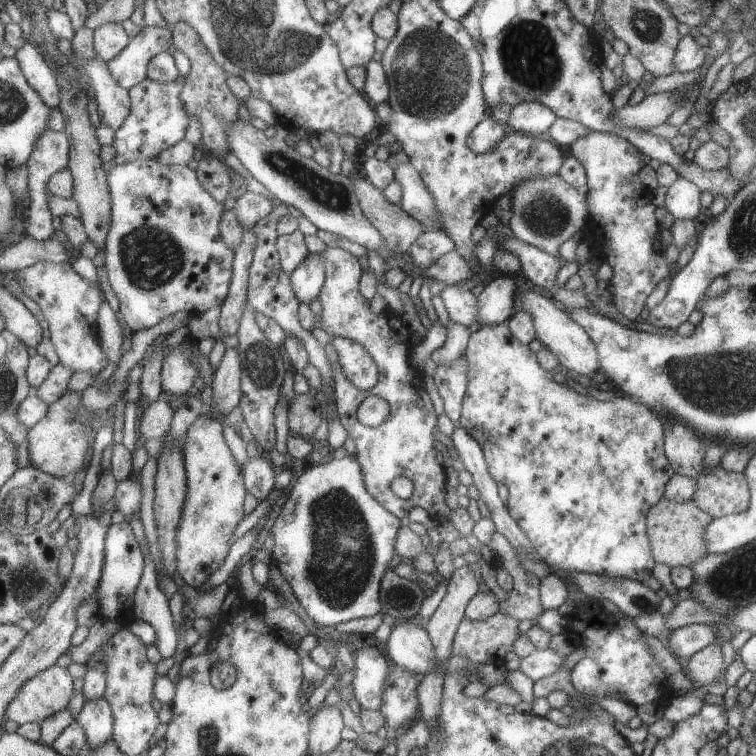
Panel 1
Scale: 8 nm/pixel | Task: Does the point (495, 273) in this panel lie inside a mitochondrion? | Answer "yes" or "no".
no

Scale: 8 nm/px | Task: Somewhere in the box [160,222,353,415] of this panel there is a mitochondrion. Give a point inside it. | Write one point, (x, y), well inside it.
(262, 372)

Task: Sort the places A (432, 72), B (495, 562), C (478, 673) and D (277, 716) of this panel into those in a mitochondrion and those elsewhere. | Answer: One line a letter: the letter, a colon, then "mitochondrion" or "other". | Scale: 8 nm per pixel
A: mitochondrion
B: other
C: mitochondrion
D: other

